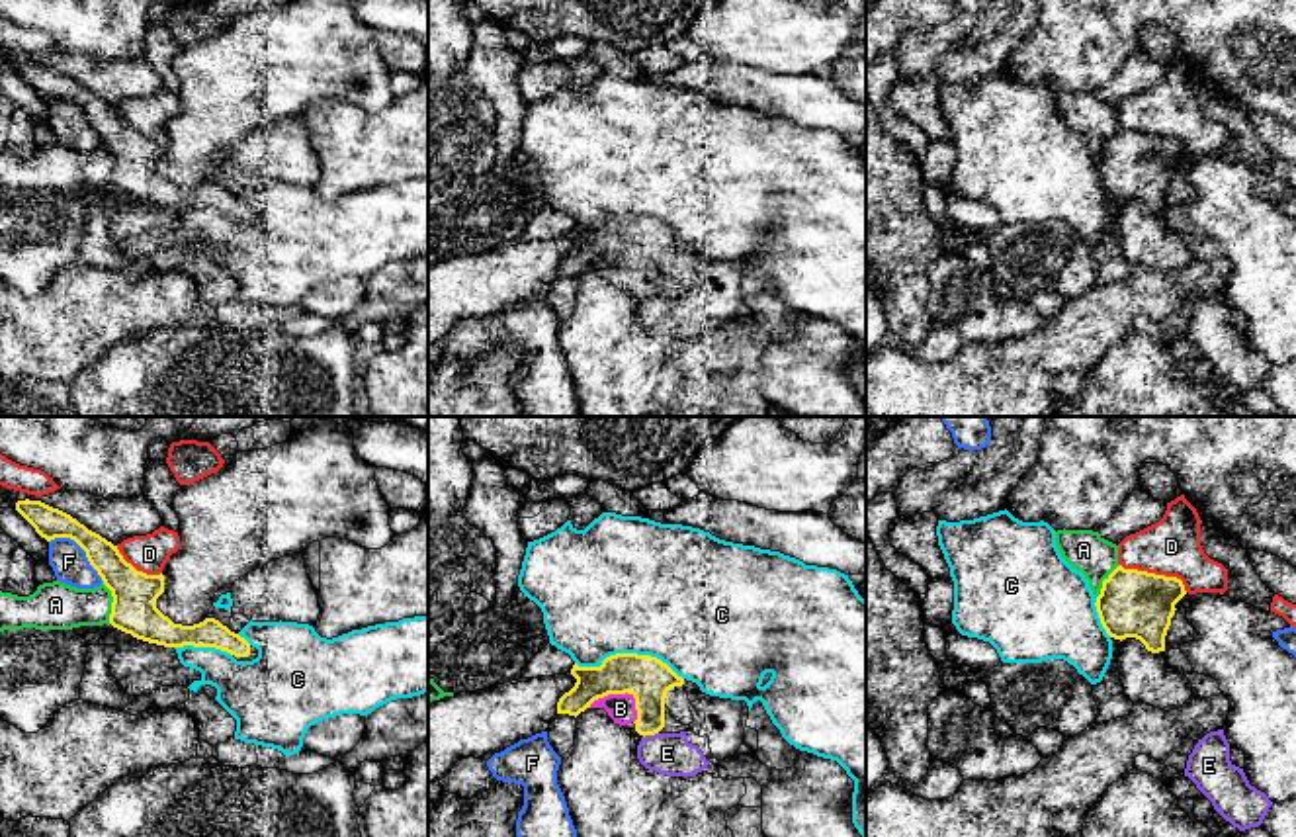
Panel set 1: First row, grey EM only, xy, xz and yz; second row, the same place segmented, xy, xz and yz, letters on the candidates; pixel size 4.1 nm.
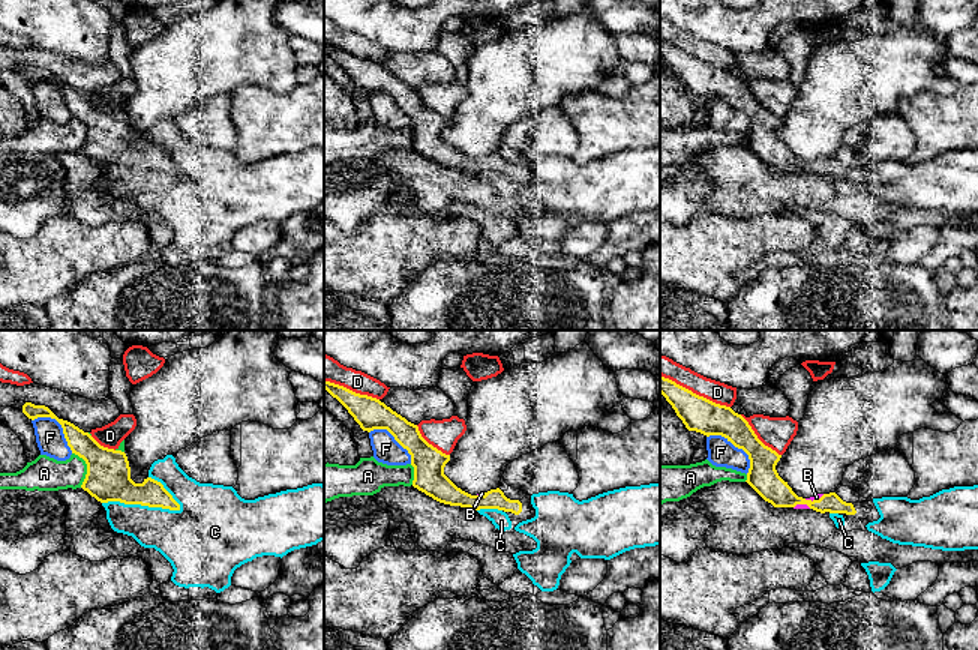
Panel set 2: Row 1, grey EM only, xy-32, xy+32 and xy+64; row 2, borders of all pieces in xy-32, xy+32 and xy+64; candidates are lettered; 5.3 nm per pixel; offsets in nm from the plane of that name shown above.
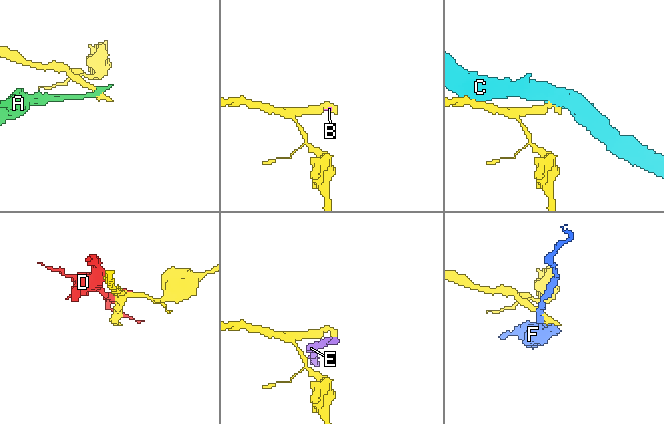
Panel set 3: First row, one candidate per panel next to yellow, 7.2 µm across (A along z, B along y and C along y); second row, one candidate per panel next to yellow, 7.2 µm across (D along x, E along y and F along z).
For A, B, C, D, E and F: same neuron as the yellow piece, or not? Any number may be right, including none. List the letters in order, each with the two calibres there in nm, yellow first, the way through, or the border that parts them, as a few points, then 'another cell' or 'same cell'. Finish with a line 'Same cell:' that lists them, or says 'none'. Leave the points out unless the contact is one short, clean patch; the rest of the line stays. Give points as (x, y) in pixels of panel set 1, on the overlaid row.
A: 190/190 nm | along xy (102, 583), (112, 597), (110, 622) | another cell
B: 180/110 nm | across xz (646, 677), (622, 693), (620, 708) | same cell
C: 180/500 nm | another cell
D: 280/240 nm | another cell
E: 180/180 nm | along xz (657, 732), (644, 738) | another cell
F: 160/150 nm | another cell
Same cell: B

